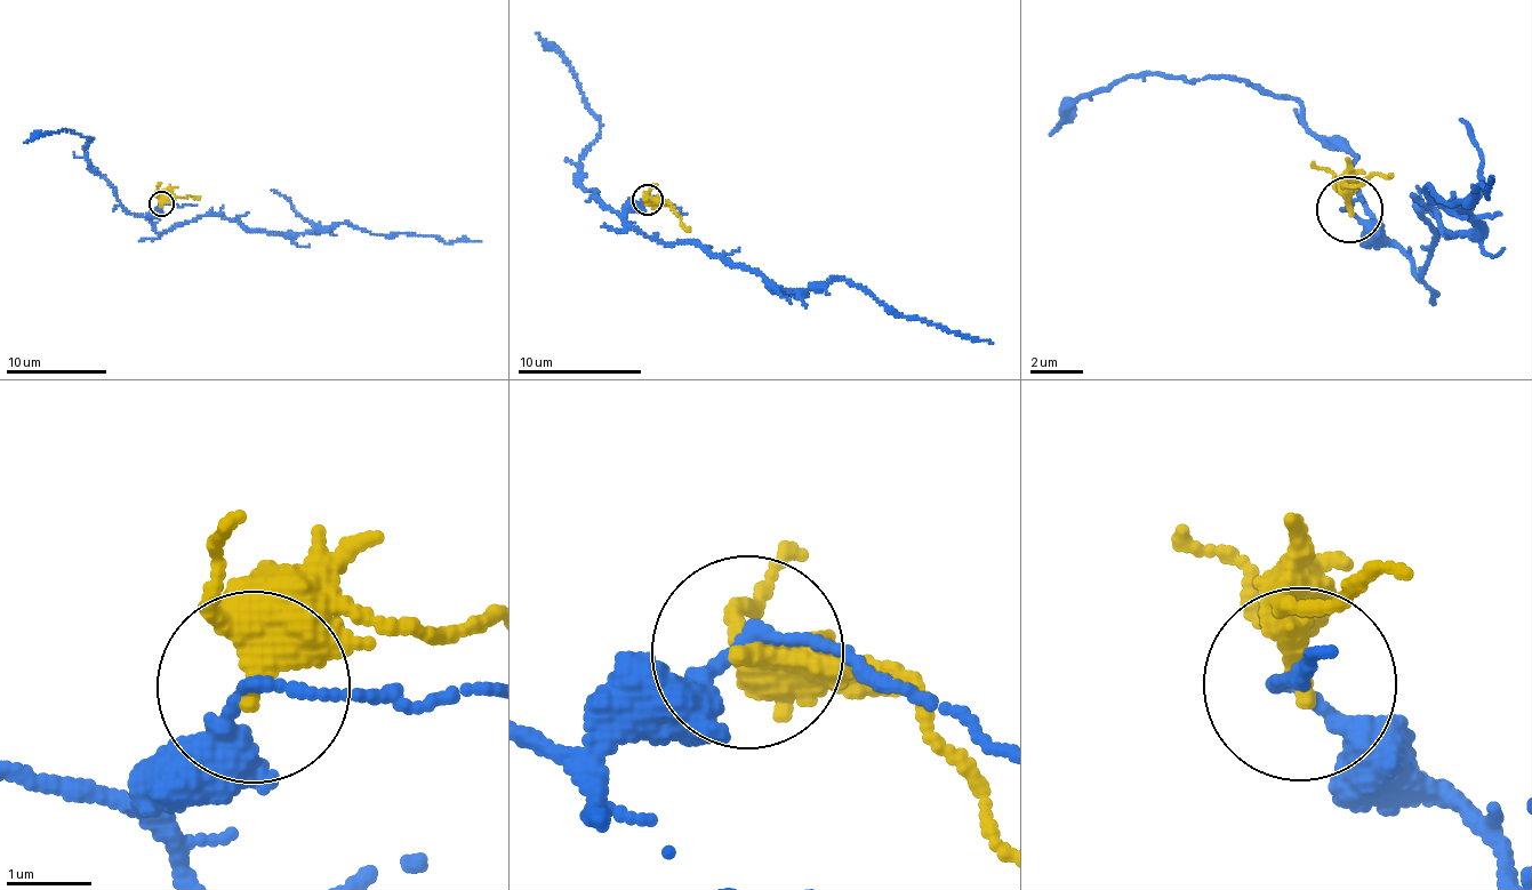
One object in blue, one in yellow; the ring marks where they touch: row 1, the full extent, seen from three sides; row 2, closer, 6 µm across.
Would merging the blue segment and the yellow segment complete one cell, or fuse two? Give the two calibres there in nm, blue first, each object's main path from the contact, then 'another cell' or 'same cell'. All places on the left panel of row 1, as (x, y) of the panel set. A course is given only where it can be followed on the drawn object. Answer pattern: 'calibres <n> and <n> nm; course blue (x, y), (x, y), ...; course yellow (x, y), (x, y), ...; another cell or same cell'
calibres 150 and 360 nm; course blue (161, 205), (151, 219), (158, 232), (215, 215), (264, 232), (347, 223), (444, 243), (481, 241); course yellow (162, 205), (177, 197), (199, 199); another cell

